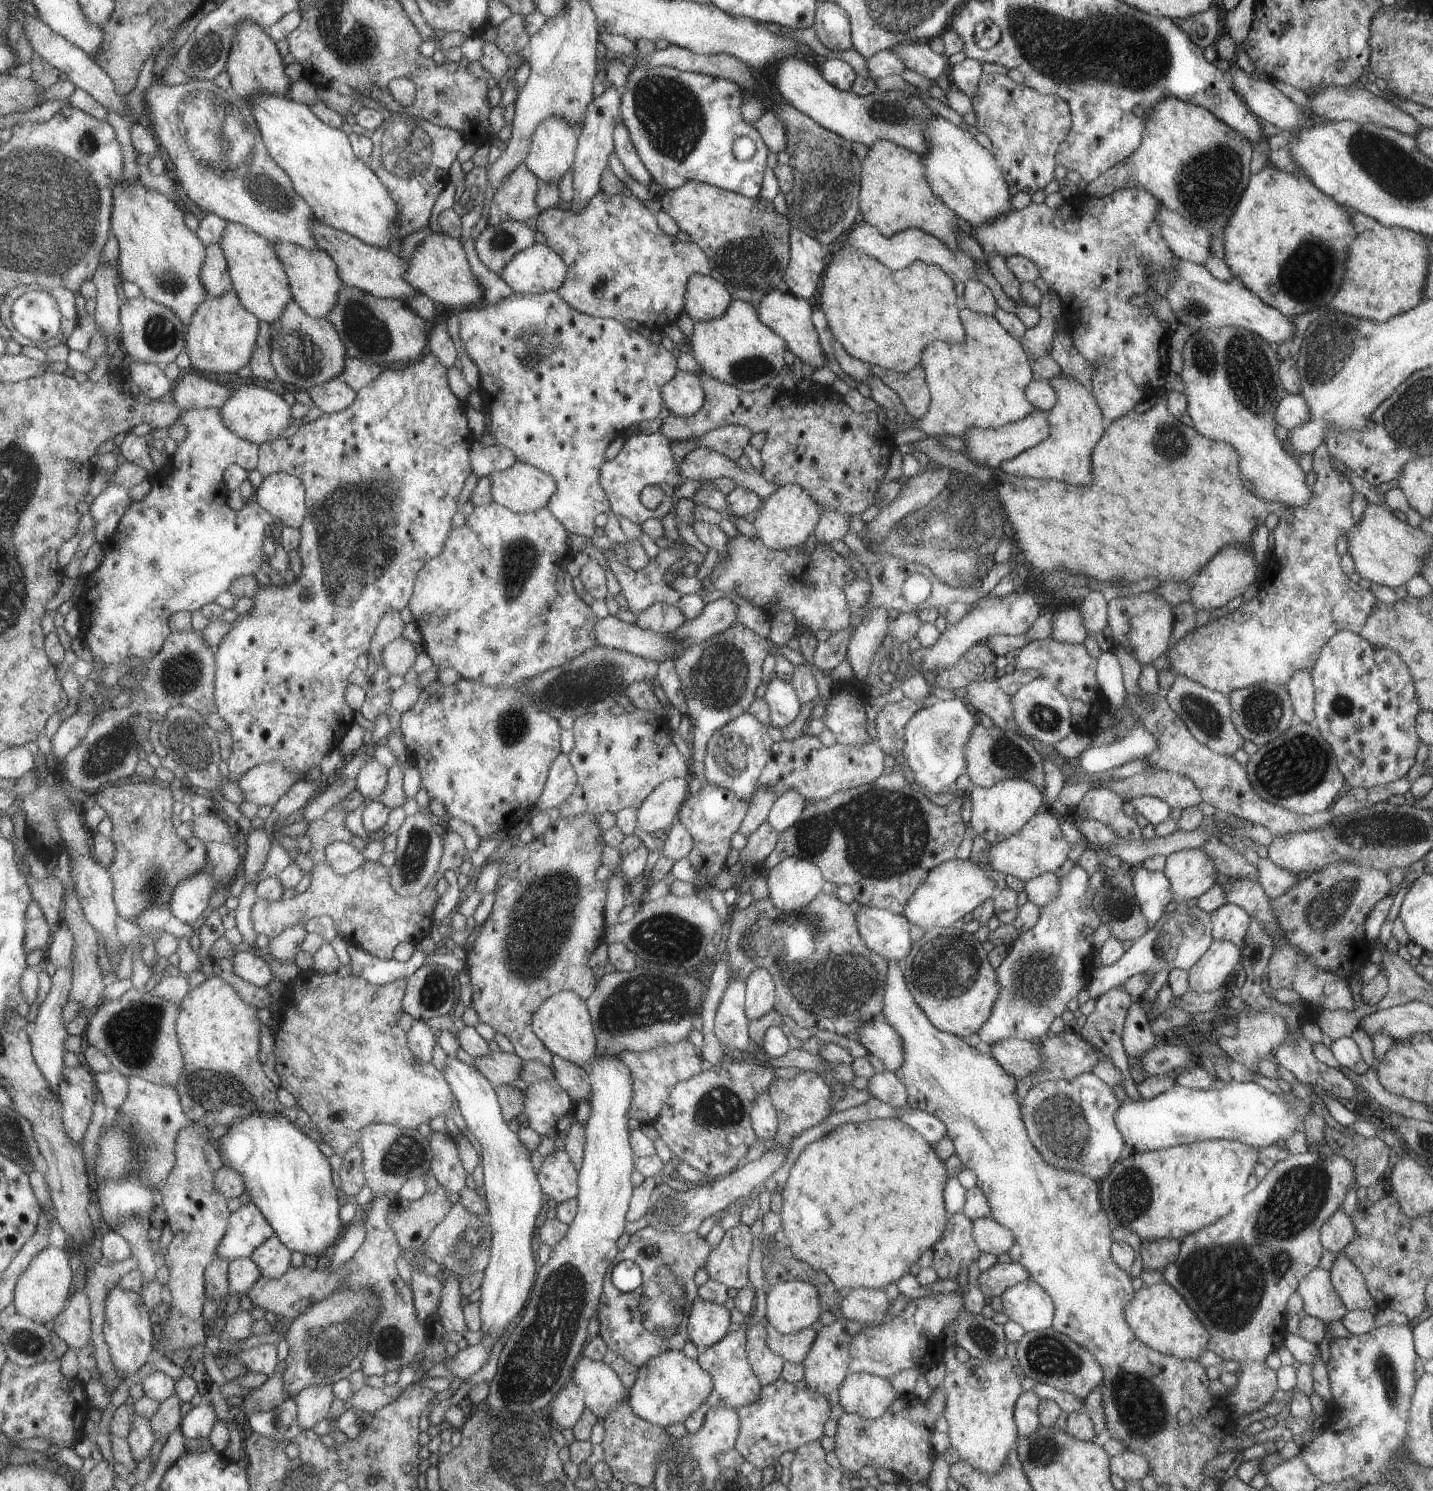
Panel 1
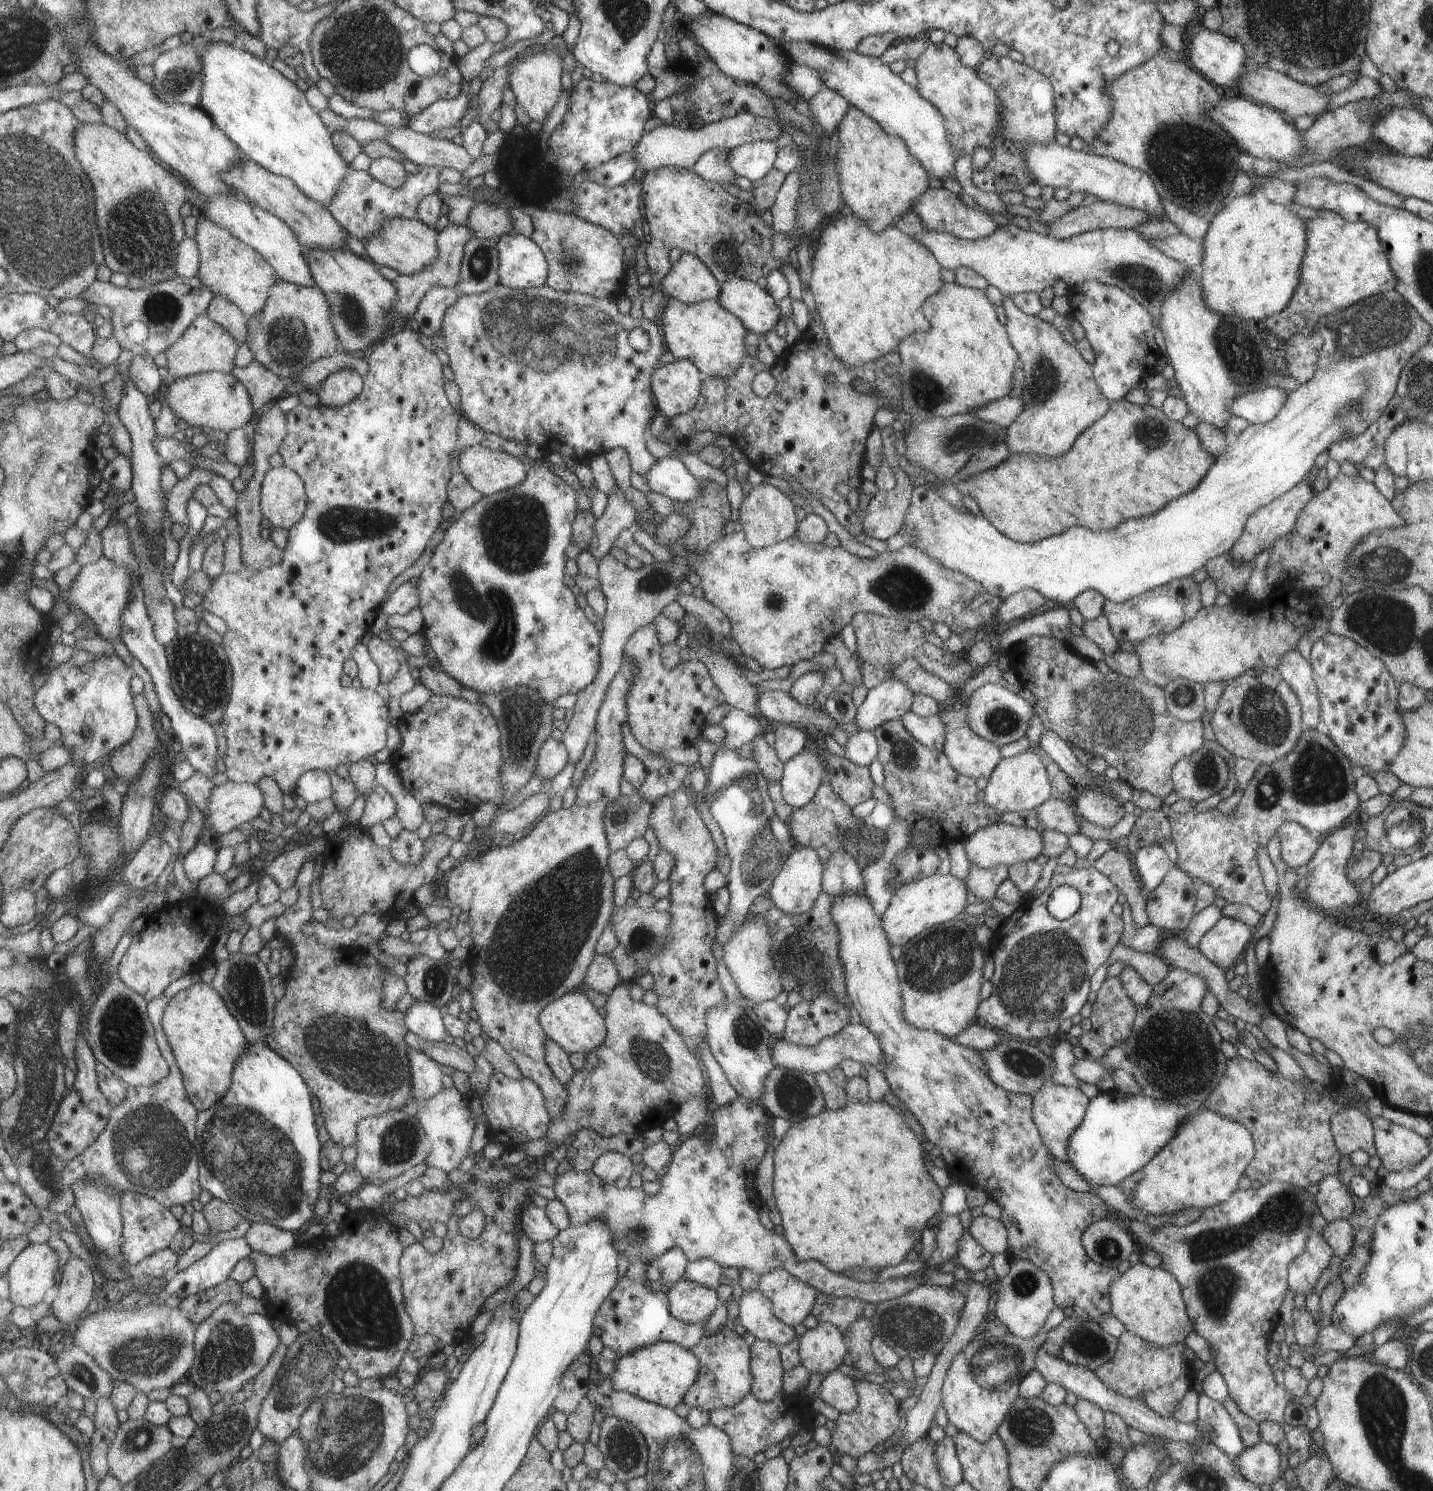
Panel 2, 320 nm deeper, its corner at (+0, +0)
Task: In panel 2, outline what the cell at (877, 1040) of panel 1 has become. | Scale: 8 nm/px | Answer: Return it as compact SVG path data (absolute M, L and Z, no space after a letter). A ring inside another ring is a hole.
M847 1024L839 1032L827 1036L813 1046L797 1046L783 1039L774 1040L770 1046L773 1064L781 1068L795 1068L803 1072L818 1074L839 1066L843 1060L853 1060L862 1066L877 1066L883 1063L884 1052L880 1041L862 1024Z

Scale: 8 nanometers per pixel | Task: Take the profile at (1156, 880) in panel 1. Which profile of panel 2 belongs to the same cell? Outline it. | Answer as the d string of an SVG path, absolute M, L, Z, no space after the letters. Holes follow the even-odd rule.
M1160 844L1143 846L1133 854L1135 870L1139 876L1139 884L1147 894L1151 894L1165 877L1165 874L1172 868L1167 854Z

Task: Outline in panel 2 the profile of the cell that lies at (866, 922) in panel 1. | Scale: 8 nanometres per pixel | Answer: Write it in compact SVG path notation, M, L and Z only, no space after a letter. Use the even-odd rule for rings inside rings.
M832 852L823 866L823 891L829 897L865 894L862 871L848 853Z

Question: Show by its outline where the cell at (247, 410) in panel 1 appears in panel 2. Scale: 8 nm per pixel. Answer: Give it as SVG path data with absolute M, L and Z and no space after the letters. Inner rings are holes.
M210 371L177 380L168 380L166 400L179 419L195 430L212 429L231 433L246 426L259 413L255 412L248 389L231 373Z

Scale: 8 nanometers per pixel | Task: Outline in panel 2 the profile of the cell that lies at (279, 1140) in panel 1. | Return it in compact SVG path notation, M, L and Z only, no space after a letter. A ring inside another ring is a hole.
M263 1042L250 1044L245 1049L243 1056L235 1064L232 1080L231 1088L225 1094L225 1098L219 1104L215 1104L215 1107L200 1113L199 1118L197 1118L197 1149L200 1153L200 1180L202 1188L208 1191L212 1197L229 1202L242 1219L248 1220L251 1224L273 1224L278 1228L299 1234L308 1224L317 1220L315 1205L317 1200L321 1198L321 1190L323 1190L323 1184L321 1184L321 1172L324 1171L321 1165L323 1148L321 1140L319 1140L319 1134L317 1134L317 1126L315 1126L312 1090L309 1088L305 1078L281 1054L277 1054L273 1048L269 1048L269 1045L267 1043L263 1044Z

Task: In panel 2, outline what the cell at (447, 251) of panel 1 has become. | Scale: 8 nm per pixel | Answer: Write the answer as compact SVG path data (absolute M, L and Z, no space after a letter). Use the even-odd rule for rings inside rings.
M393 218L387 220L387 224L369 236L369 240L363 244L368 258L377 266L390 267L403 275L413 275L437 262L439 234L435 228L424 224L420 219Z

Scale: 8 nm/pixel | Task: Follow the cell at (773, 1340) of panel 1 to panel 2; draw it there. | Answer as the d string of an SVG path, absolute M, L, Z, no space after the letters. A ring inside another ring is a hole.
M759 1289L741 1294L737 1316L739 1325L759 1341L768 1341L780 1347L795 1338L793 1327L777 1320L771 1302Z

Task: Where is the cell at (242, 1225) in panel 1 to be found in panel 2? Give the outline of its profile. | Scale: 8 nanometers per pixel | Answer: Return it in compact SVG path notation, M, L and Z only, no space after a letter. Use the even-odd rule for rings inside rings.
M246 1237L216 1243L215 1248L202 1260L168 1280L163 1288L163 1295L176 1294L183 1300L214 1288L228 1280L232 1276L233 1268L241 1260L250 1257L251 1252L253 1250Z

